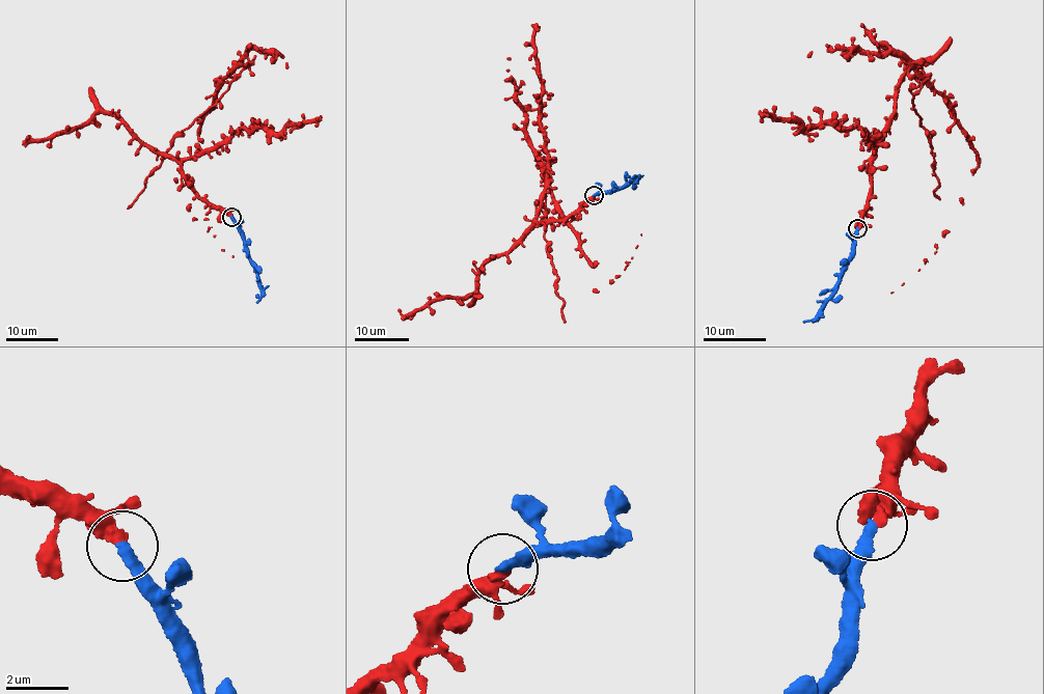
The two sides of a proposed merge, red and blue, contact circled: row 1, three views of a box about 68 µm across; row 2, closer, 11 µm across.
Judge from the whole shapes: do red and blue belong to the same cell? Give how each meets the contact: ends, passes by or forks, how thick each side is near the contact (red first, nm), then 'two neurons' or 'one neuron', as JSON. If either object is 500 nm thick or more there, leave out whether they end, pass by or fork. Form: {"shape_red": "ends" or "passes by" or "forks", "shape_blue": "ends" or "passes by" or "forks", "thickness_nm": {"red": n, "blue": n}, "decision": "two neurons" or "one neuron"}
{"shape_red": "ends", "shape_blue": "ends", "thickness_nm": {"red": 240, "blue": 340}, "decision": "one neuron"}

